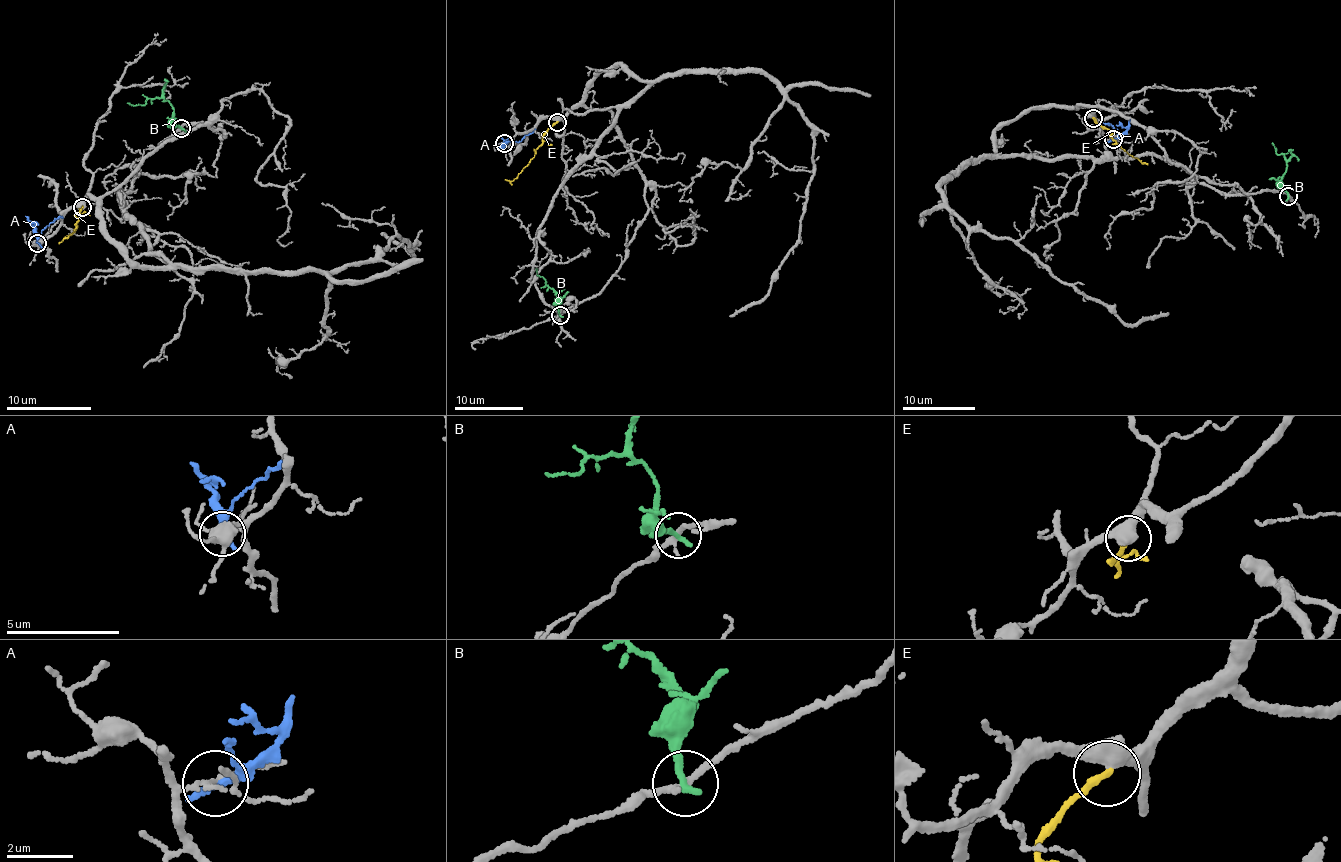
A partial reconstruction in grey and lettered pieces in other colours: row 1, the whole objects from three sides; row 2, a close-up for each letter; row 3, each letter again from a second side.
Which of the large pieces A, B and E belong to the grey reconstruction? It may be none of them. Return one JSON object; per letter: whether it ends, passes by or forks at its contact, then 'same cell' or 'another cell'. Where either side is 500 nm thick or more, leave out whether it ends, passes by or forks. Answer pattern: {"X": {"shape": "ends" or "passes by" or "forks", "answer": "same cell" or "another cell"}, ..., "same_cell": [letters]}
{"A": {"shape": "passes by", "answer": "another cell"}, "B": {"shape": "ends", "answer": "another cell"}, "E": {"answer": "another cell"}, "same_cell": []}

